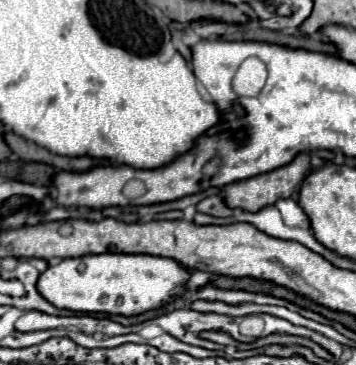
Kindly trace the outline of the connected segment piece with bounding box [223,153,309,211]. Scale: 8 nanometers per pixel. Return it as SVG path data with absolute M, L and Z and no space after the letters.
M299 153L289 165L261 173L243 181L235 181L223 187L223 199L227 207L257 211L273 205L277 199L289 197L309 171L309 155Z

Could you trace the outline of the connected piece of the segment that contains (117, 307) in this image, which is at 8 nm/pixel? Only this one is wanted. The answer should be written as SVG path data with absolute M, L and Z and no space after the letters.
M101 253L83 255L75 259L63 259L49 265L37 279L37 291L55 307L74 313L121 313L137 315L149 309L157 309L183 291L189 277L187 269L181 269L177 261L153 255L123 255Z

